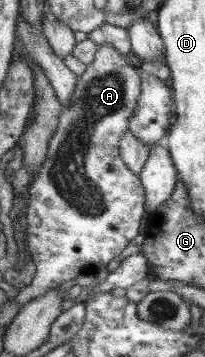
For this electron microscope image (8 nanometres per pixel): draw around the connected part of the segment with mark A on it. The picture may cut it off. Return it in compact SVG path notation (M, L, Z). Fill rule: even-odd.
M104 44L100 46L96 61L88 66L88 72L80 77L78 82L78 90L74 94L74 104L70 108L64 108L62 116L60 116L60 128L58 132L54 134L50 142L50 154L48 154L48 160L46 160L44 169L40 172L40 175L34 180L30 192L32 194L31 204L29 211L27 212L28 218L28 232L29 232L29 252L40 270L38 270L38 276L34 280L32 286L24 288L22 293L18 294L18 301L28 304L33 303L34 300L41 298L46 293L52 291L52 289L74 280L74 278L80 278L84 274L98 274L99 268L106 268L112 260L116 260L122 250L128 247L128 244L138 236L138 230L140 230L140 220L144 218L144 190L145 187L141 184L141 178L133 174L132 170L125 164L124 157L122 156L122 135L126 134L129 123L133 119L134 111L137 110L138 96L140 94L140 76L138 76L138 70L134 66L130 66L126 62L124 55L114 47L114 45Z

